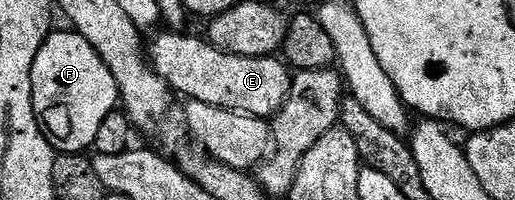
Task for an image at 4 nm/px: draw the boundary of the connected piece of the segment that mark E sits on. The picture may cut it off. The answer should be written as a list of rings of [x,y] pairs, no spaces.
[[[158,31],[157,37],[147,48],[147,59],[153,65],[153,69],[169,84],[174,93],[181,96],[189,96],[190,101],[198,100],[207,106],[215,106],[232,112],[245,112],[249,116],[272,118],[284,106],[289,98],[293,86],[294,73],[290,65],[284,59],[277,56],[260,56],[259,58],[247,58],[239,54],[227,54],[209,43],[208,39],[197,36],[181,36],[180,31]]]

